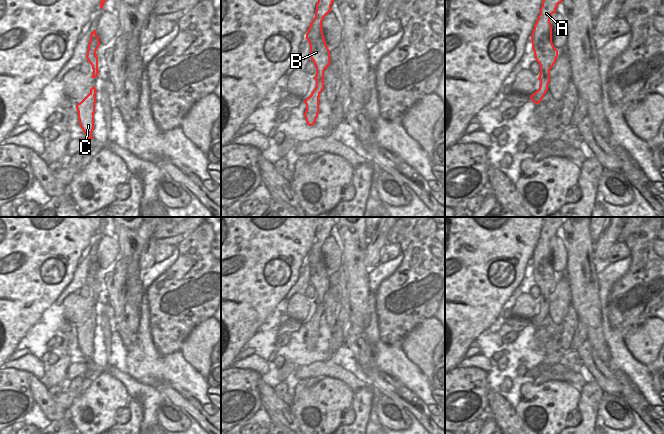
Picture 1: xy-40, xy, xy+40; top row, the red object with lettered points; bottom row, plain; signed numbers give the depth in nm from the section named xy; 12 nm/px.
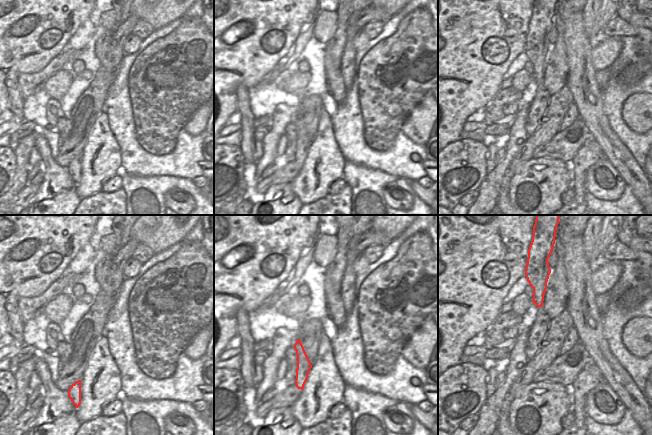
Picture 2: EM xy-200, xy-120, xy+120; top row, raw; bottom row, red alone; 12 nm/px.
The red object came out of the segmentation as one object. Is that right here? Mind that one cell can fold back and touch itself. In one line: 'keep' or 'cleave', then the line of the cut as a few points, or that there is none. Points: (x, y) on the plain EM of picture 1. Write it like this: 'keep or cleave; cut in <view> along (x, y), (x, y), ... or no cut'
keep; no cut

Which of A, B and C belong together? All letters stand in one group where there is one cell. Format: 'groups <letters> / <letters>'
groups A B C

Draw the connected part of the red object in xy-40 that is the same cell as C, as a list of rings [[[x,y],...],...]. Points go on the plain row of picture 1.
[[[93,310],[90,313],[90,317],[76,329],[79,348],[86,359],[86,363],[93,363],[96,317],[96,312]]]

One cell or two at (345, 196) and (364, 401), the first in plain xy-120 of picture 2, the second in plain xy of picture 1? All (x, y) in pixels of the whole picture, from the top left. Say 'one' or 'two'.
one

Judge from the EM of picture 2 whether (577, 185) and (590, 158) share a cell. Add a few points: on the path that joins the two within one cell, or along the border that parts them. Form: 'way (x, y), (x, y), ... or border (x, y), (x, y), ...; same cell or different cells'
way (578, 178), (578, 170), (583, 165); same cell

